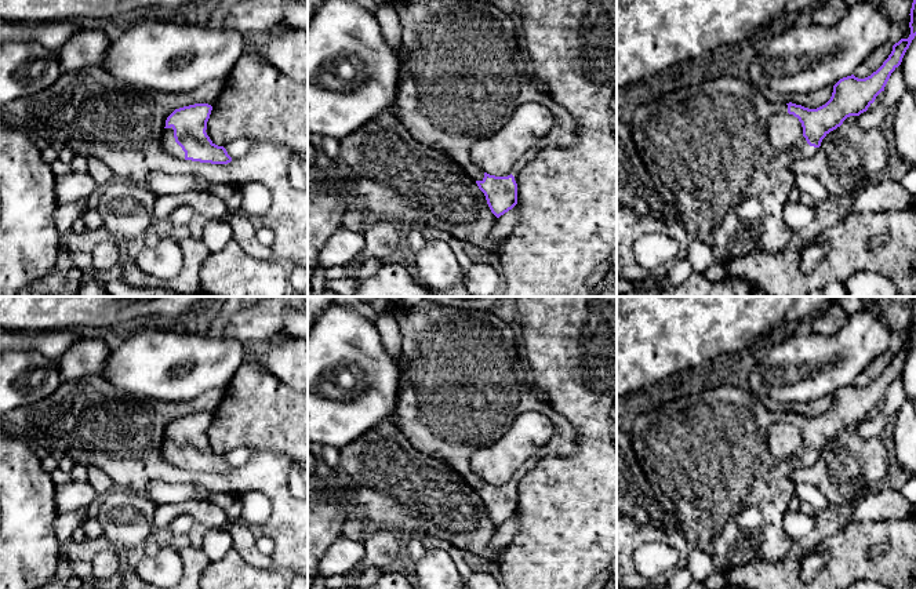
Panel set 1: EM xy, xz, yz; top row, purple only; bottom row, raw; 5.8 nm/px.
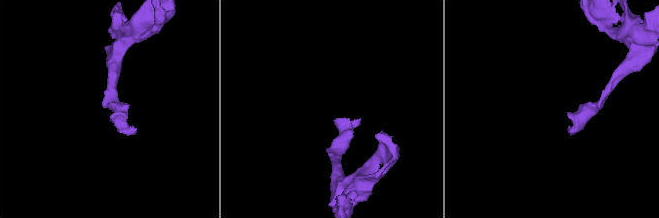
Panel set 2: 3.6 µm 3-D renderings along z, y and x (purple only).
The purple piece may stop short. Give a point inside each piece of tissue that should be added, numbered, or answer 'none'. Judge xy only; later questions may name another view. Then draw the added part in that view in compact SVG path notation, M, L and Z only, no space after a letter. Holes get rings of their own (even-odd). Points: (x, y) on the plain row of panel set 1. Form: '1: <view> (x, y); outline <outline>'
1: xy (168, 453); outline M172 436L171 437L164 437L161 457L163 457L164 461L167 461L171 465L175 465L178 468L185 468L185 461L175 451Z

